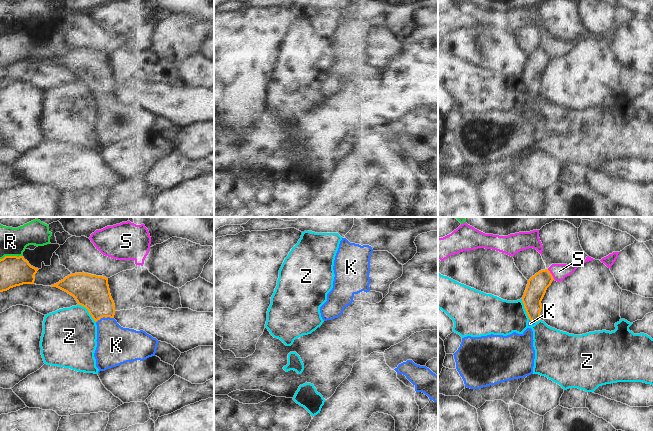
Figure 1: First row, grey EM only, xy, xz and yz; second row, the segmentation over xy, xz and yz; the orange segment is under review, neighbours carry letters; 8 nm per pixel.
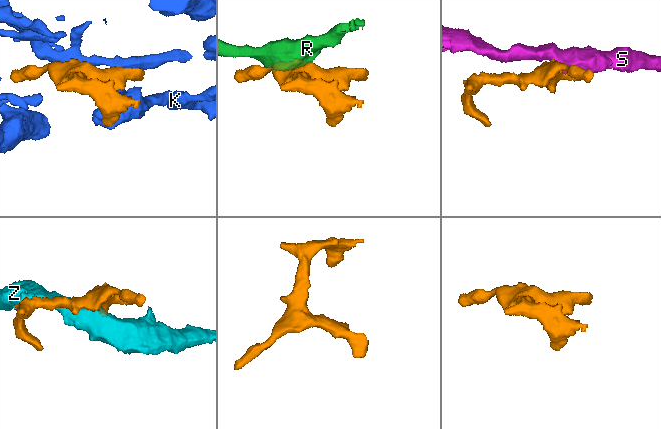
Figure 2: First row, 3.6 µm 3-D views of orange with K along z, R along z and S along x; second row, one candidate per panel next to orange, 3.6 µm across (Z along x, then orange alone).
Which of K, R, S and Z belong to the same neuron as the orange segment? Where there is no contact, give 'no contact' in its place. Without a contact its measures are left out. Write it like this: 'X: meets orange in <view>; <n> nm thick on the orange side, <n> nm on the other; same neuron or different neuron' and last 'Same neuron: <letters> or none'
K: meets orange in xy; 280 nm thick on the orange side, 300 nm on the other; same neuron
R: meets orange in xy; 240 nm thick on the orange side, 220 nm on the other; different neuron
S: meets orange in yz; 160 nm thick on the orange side, 130 nm on the other; different neuron
Z: meets orange in xy; 280 nm thick on the orange side, 440 nm on the other; different neuron
Same neuron: K

